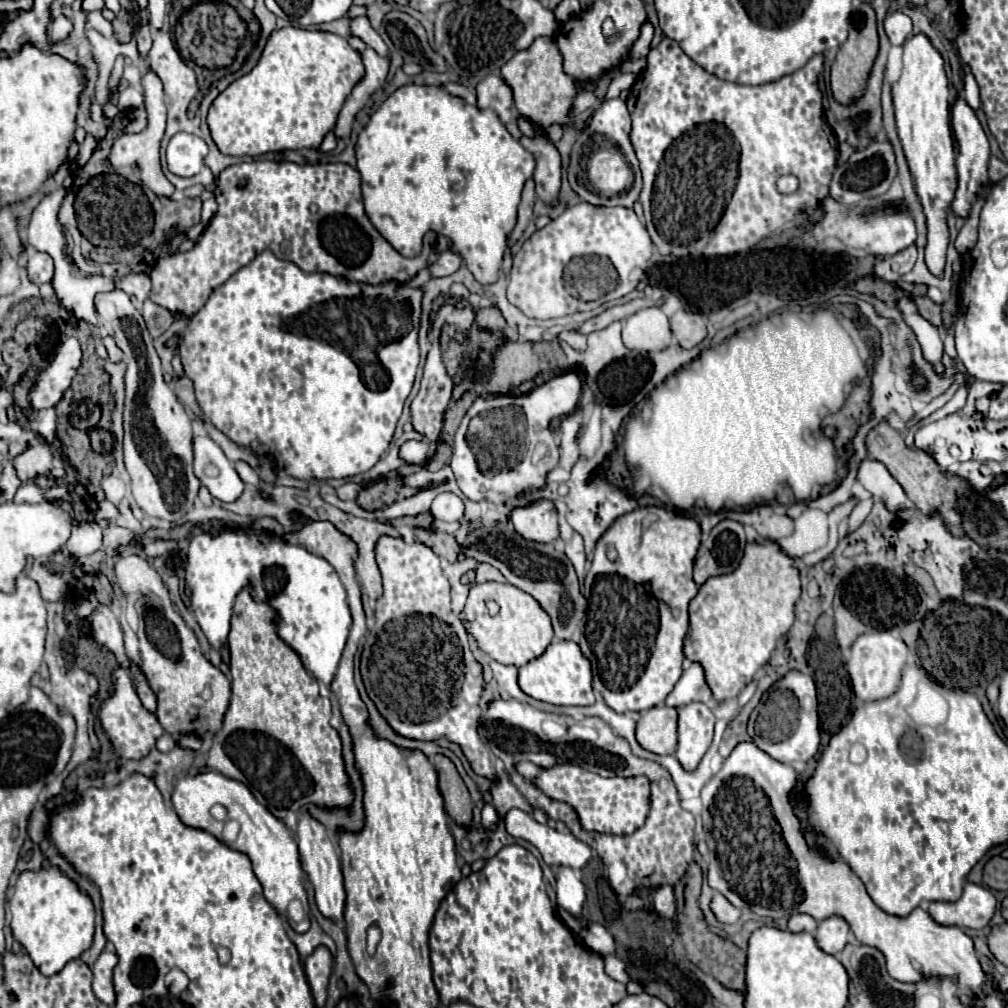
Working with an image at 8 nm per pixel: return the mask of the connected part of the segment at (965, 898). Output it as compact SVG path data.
M966 883L958 901L932 901L928 913L940 925L982 929L996 911L996 899L984 885Z

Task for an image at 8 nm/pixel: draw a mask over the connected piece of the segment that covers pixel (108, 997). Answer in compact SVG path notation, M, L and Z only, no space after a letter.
M102 951L100 957L96 959L94 967L92 967L92 973L94 973L94 981L92 981L92 989L94 989L94 995L106 1003L108 1007L114 1005L116 997L114 997L114 985L112 985L112 969L116 967L118 963L118 957L116 953L110 953L110 951Z

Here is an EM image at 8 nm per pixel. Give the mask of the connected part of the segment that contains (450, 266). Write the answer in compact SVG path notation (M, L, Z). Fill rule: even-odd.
M444 251L438 261L430 267L430 275L432 277L446 277L452 275L454 271L458 271L458 267L462 265L462 257L456 251Z

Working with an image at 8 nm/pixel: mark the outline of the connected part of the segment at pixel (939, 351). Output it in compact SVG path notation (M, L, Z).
M902 297L896 301L896 307L902 313L902 319L908 327L912 327L920 347L922 347L922 355L924 359L934 367L934 371L938 375L944 373L944 365L942 365L942 355L944 355L944 345L942 345L942 337L940 337L940 329L934 327L932 323L928 323L916 309L916 303L912 297Z

